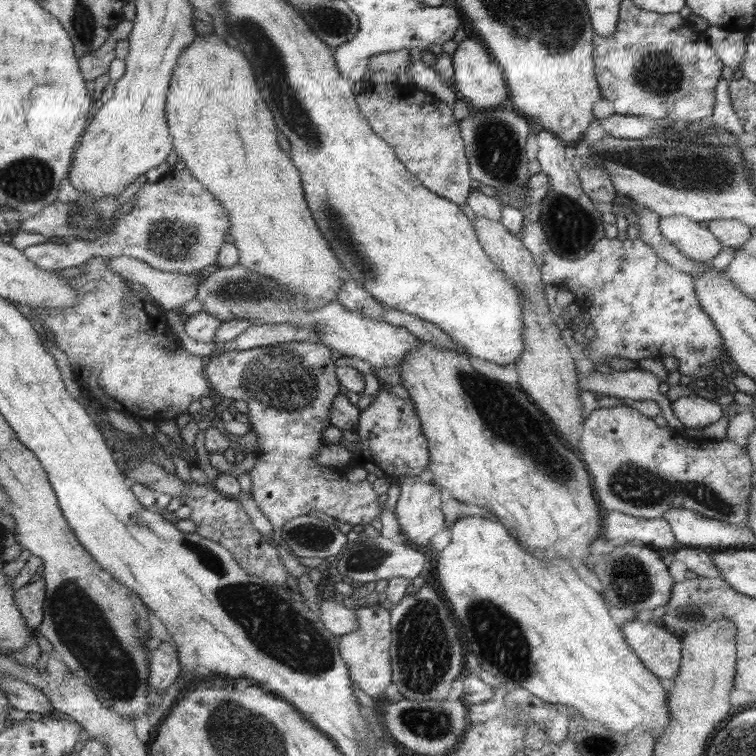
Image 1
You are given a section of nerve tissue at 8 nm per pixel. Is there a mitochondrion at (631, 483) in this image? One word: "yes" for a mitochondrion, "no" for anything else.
yes

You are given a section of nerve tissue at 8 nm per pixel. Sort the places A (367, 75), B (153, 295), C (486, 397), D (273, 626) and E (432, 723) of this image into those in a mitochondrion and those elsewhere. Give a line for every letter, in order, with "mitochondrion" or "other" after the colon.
A: other
B: other
C: mitochondrion
D: mitochondrion
E: mitochondrion

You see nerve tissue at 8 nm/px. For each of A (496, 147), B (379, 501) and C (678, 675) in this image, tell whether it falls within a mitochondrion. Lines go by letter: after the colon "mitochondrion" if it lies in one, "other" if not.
A: mitochondrion
B: other
C: other

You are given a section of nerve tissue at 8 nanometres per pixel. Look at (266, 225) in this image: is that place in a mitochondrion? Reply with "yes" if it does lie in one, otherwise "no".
no

